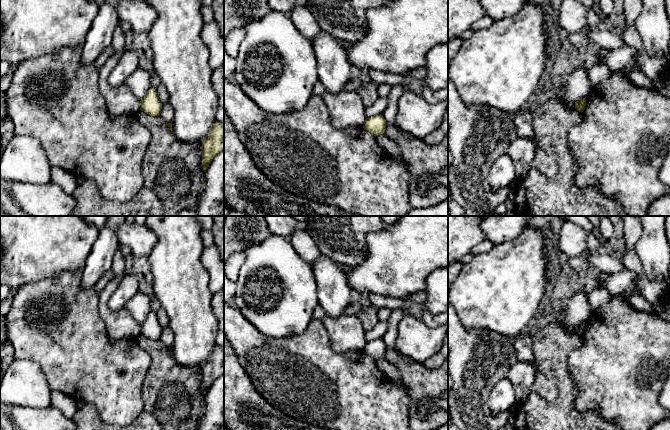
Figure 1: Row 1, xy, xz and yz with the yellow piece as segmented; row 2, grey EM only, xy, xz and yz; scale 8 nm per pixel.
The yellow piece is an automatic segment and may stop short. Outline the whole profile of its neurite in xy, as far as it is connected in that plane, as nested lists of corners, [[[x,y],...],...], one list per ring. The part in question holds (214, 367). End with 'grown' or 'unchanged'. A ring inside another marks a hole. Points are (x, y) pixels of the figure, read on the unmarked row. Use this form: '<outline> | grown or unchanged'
[[[215,346],[201,370],[203,395],[209,391],[212,383],[224,374],[224,348]]] | unchanged

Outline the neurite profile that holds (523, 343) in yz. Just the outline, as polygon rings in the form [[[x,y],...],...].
[[[528,330],[515,338],[517,361],[535,363],[535,356],[532,350],[532,337]]]

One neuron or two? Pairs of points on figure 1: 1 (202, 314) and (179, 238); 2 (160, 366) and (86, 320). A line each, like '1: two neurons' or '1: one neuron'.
1: one neuron
2: two neurons

